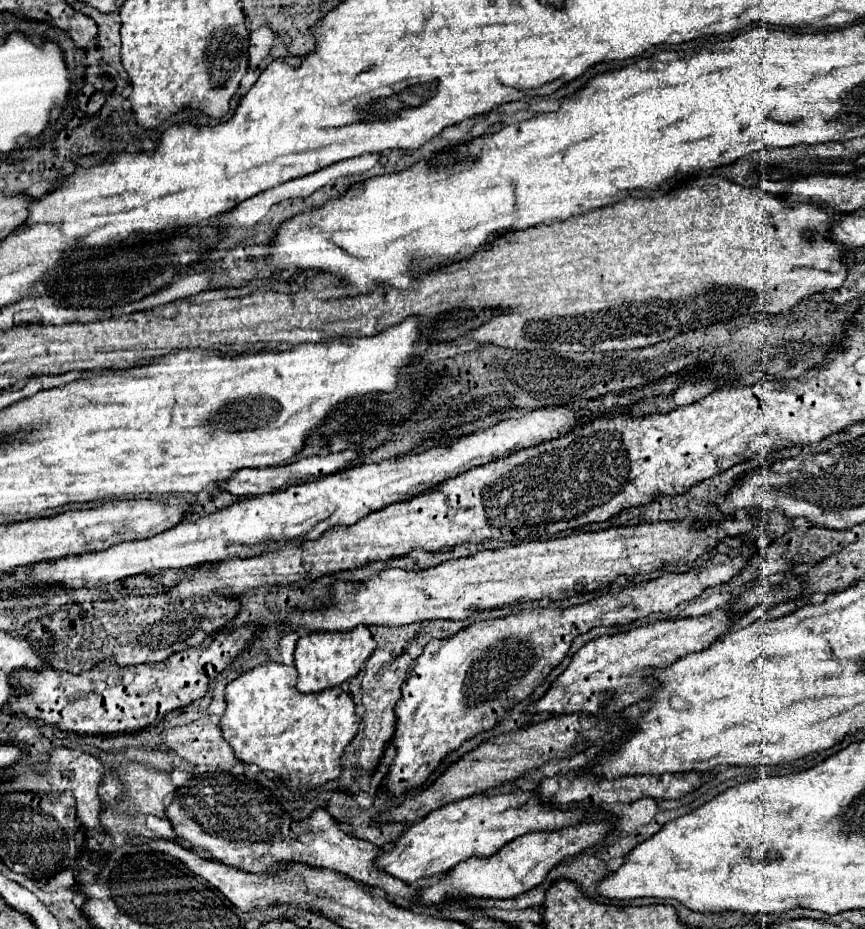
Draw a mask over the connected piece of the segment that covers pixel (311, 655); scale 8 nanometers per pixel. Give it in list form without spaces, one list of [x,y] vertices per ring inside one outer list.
[[[360,624],[354,630],[348,632],[308,632],[302,634],[300,640],[296,642],[296,652],[294,652],[294,666],[298,670],[298,682],[296,688],[300,692],[320,692],[326,688],[340,686],[342,682],[354,678],[368,656],[376,650],[376,640],[372,638],[370,630]]]

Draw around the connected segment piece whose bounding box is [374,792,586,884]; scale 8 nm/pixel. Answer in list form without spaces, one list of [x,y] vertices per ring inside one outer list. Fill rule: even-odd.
[[[508,792],[498,796],[470,796],[458,802],[450,802],[434,812],[430,812],[424,820],[416,822],[398,836],[392,848],[382,850],[376,856],[376,868],[388,872],[390,876],[414,884],[416,880],[430,878],[452,870],[458,862],[478,856],[492,856],[506,842],[528,834],[532,830],[558,830],[564,826],[574,826],[584,818],[584,808],[572,808],[568,812],[554,810],[550,806],[540,804],[536,792]]]

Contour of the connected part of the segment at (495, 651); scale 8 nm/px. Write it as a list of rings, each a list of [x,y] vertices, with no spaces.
[[[752,546],[732,548],[728,554],[716,552],[710,560],[706,560],[706,564],[696,566],[688,572],[682,572],[682,574],[666,572],[660,578],[650,580],[650,582],[640,582],[640,584],[610,590],[608,594],[594,598],[586,604],[568,606],[560,610],[552,610],[552,608],[522,610],[506,618],[474,622],[468,628],[444,640],[430,640],[422,656],[416,660],[408,680],[402,684],[402,698],[396,704],[396,742],[394,742],[396,758],[390,766],[386,786],[390,788],[390,792],[402,794],[408,788],[424,784],[430,772],[436,770],[438,762],[442,762],[442,758],[448,752],[456,750],[464,740],[476,736],[478,732],[490,730],[500,718],[506,716],[508,708],[524,700],[550,674],[550,670],[562,662],[562,658],[568,654],[568,648],[576,636],[588,632],[594,626],[630,624],[634,620],[646,618],[652,612],[670,612],[680,602],[698,598],[704,588],[728,582],[754,558],[754,554],[756,554],[756,548]]]

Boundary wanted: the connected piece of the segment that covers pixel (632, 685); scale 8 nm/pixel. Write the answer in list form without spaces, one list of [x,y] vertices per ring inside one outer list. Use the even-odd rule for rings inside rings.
[[[710,612],[696,618],[676,618],[646,624],[630,632],[600,636],[582,646],[568,668],[552,682],[548,692],[534,704],[526,708],[530,714],[598,714],[606,704],[606,712],[618,712],[630,704],[644,700],[654,682],[650,680],[654,668],[666,668],[678,658],[690,652],[700,652],[708,648],[720,634],[724,634],[736,616],[724,616],[724,612]]]

